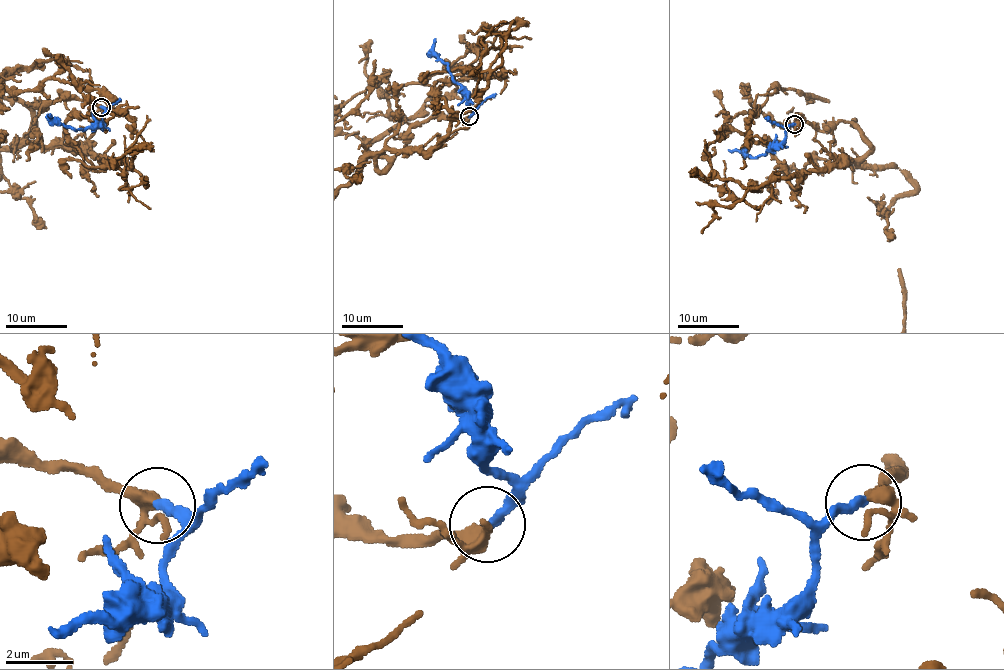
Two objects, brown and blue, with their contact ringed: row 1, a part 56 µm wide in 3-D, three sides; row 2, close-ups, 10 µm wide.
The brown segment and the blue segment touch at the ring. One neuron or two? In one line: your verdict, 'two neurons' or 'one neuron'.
one neuron

